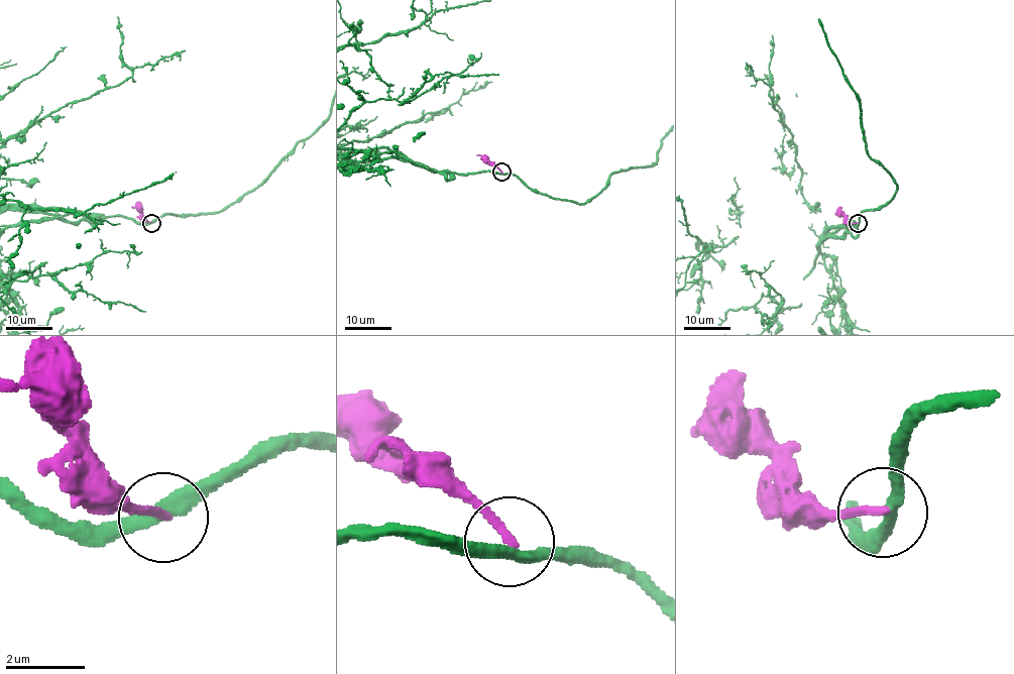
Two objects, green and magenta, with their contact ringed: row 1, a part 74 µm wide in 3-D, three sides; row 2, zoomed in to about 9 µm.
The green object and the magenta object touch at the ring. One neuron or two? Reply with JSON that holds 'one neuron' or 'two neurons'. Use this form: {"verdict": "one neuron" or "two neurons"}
{"verdict": "two neurons"}

